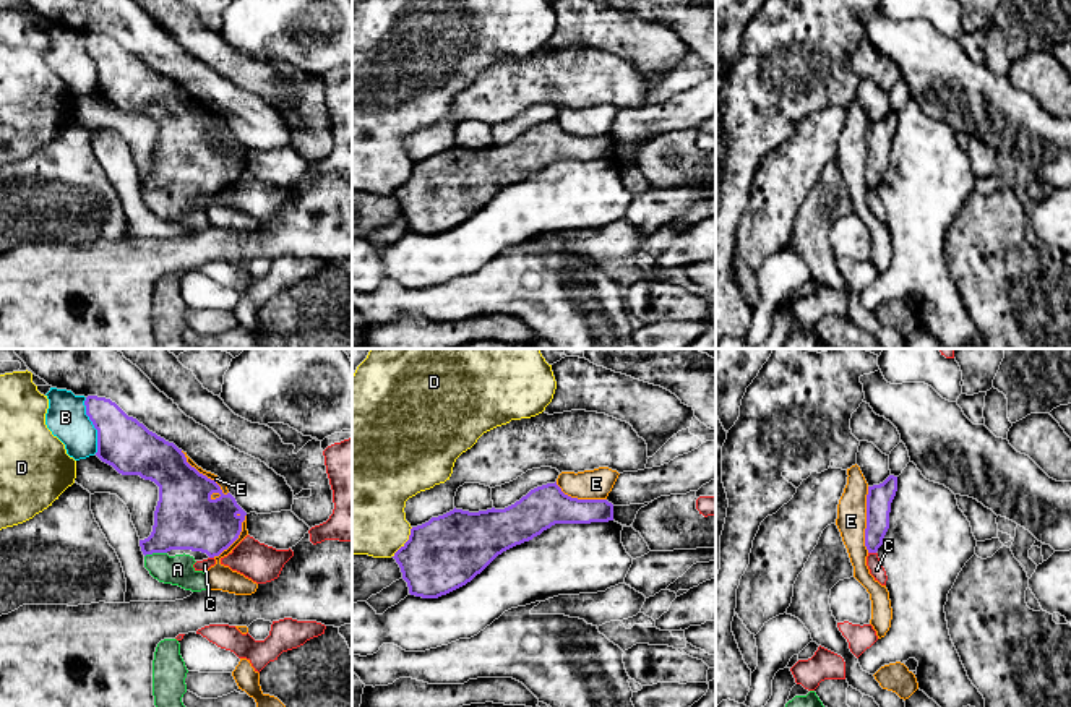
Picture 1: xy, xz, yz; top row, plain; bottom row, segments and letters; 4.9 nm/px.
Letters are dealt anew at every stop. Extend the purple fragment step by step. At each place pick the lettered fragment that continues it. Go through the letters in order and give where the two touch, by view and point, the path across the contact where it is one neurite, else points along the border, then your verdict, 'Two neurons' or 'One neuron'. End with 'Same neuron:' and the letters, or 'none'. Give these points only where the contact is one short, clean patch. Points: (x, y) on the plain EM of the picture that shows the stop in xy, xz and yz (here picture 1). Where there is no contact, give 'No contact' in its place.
A: Touches purple at xy (154, 188). Path across: xy (185, 154), (154, 188), (172, 206), (177, 206). One neuron
B: Touches purple at xy (93, 60). Two neurons
C: Touches purple at yz (872, 188). Two neurons
D: Touches purple at xz (406, 179). Two neurons
E: Touches purple at xy (202, 111). Two neurons
Same neuron: A

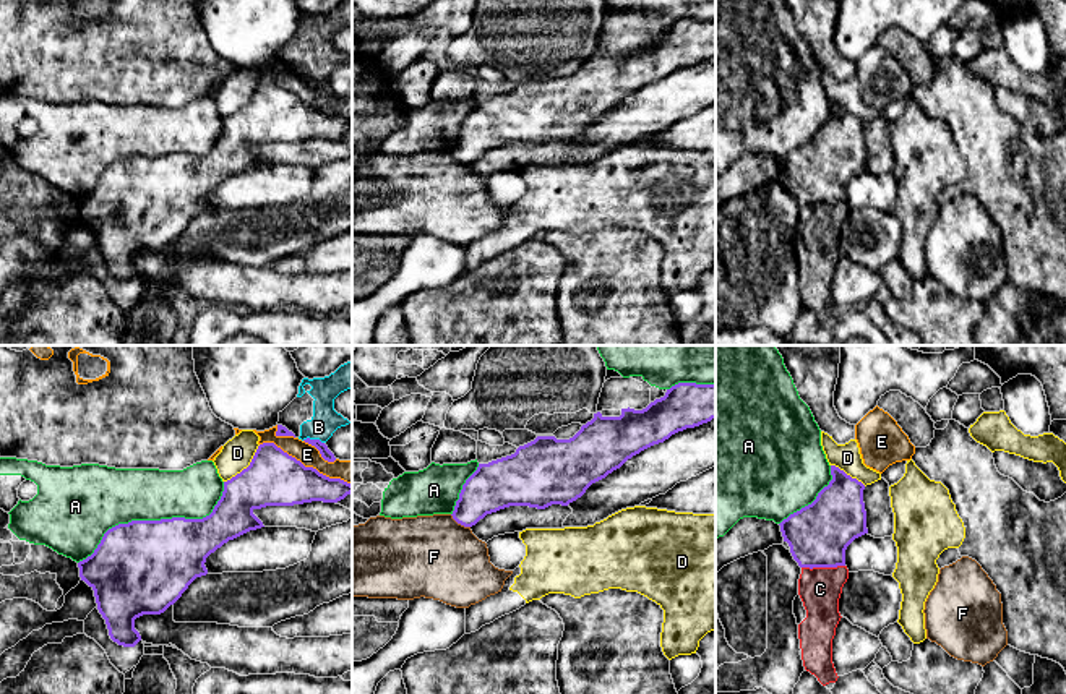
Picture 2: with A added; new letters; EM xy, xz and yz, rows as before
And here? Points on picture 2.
A: Touches purple at xy (156, 158). Two neurons
B: Touches purple at xy (313, 77). Two neurons
C: Touches purple at yz (823, 203). Two neurons
D: Touches purple at xy (247, 104). Two neurons
E: Touches purple at xy (304, 102). Two neurons
F: Touches purple at xz (459, 159). Two neurons
Same neuron: none

